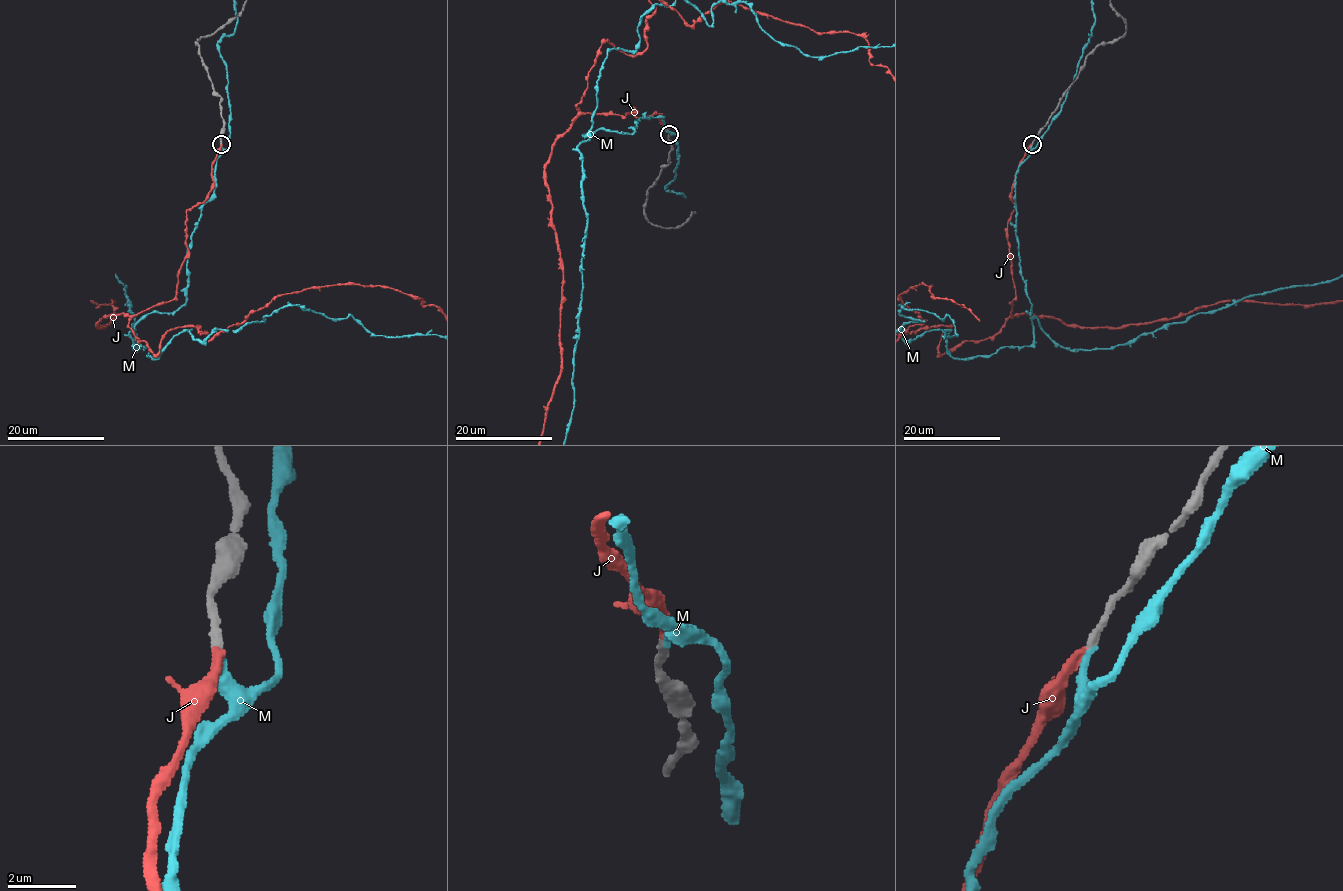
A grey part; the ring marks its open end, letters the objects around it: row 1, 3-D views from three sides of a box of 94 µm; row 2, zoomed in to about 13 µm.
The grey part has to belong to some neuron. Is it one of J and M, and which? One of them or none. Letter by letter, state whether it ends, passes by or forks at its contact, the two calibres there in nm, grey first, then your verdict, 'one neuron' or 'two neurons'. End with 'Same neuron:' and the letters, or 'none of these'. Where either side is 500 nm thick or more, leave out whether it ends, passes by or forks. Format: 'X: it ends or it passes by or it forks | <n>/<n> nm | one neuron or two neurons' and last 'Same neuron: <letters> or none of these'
J: it ends | 260/280 nm | one neuron
M: it ends | 260/200 nm | two neurons
Same neuron: J

